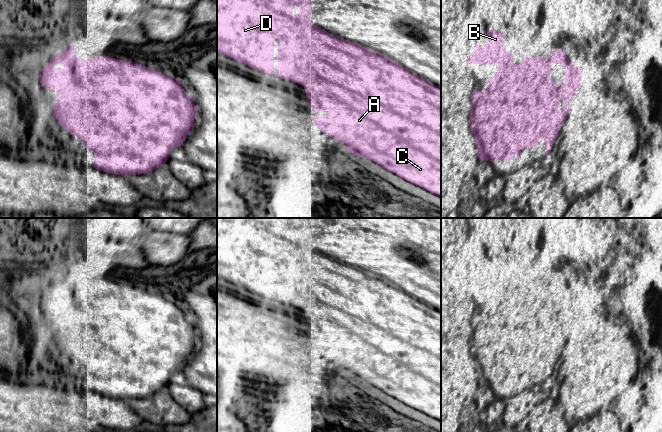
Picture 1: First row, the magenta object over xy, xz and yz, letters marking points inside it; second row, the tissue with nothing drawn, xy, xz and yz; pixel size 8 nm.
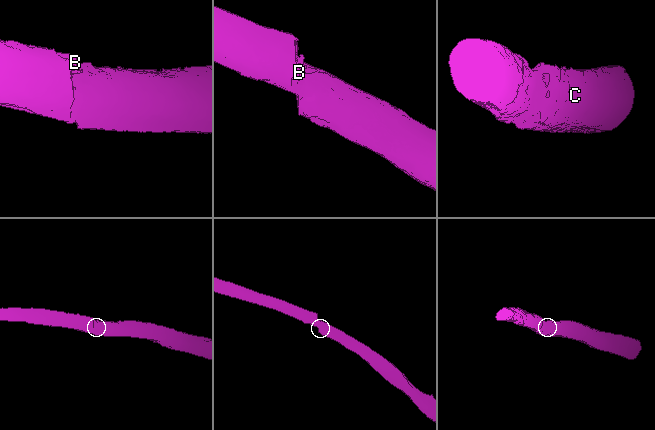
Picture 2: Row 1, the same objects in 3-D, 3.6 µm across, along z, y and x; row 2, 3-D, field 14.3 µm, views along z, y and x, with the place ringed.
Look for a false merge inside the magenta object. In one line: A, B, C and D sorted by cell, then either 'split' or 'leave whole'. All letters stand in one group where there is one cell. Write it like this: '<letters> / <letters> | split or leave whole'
A B C D | leave whole

